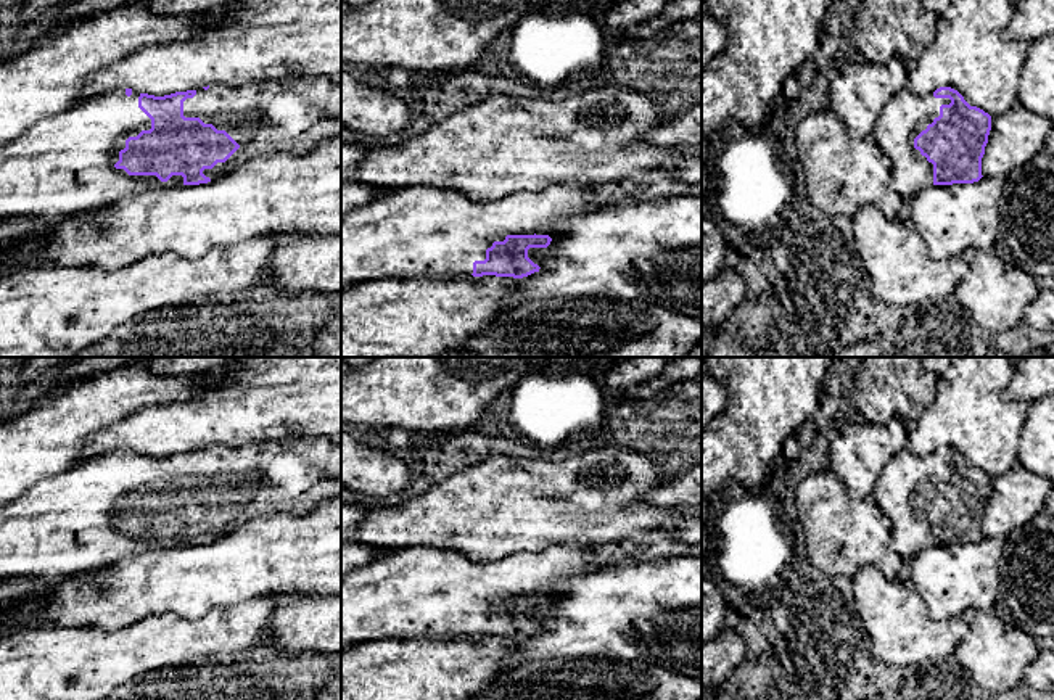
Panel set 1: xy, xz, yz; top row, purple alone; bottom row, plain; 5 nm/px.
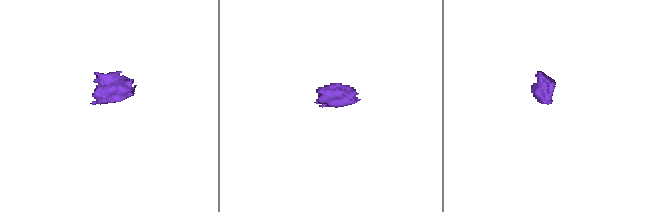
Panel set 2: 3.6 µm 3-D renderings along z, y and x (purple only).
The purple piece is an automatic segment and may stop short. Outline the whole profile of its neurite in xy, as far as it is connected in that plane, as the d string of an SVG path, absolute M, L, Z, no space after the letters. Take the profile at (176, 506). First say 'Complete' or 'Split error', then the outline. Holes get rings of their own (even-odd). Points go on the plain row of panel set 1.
Split error. M293 438L237 447L211 444L164 457L126 447L113 449L31 486L13 502L0 507L0 581L13 578L58 581L148 552L208 544L261 515L304 517L338 494L341 494L341 444L325 438Z

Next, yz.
Split error. M940 447L928 455L916 455L909 449L895 454L883 467L874 497L891 523L891 547L903 560L911 560L930 546L974 544L982 536L982 518L991 491L991 476L970 467L964 457Z

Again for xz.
Split error. M414 546L393 550L372 560L359 570L341 576L341 650L372 640L439 639L443 636L496 636L523 639L539 632L539 626L528 618L529 608L547 608L552 602L541 591L568 578L592 574L610 563L592 547L555 546L539 554L517 552L508 557L478 563L454 550Z

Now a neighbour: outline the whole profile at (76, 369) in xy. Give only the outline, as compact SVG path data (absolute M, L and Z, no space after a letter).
M69 357L51 378L66 388L93 375L114 372L130 365L146 365L159 375L196 375L240 360L241 357Z

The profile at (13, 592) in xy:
M13 578L0 581L0 637L29 628L24 623L10 623L5 618L21 605L43 600L50 595L53 581L45 578Z

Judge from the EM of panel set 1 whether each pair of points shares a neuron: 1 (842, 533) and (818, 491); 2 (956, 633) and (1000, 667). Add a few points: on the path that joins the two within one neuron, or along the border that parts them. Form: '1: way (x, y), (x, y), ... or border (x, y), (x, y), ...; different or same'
1: way (834, 523), (821, 501); same
2: border (963, 617), (967, 634), (951, 655); different

